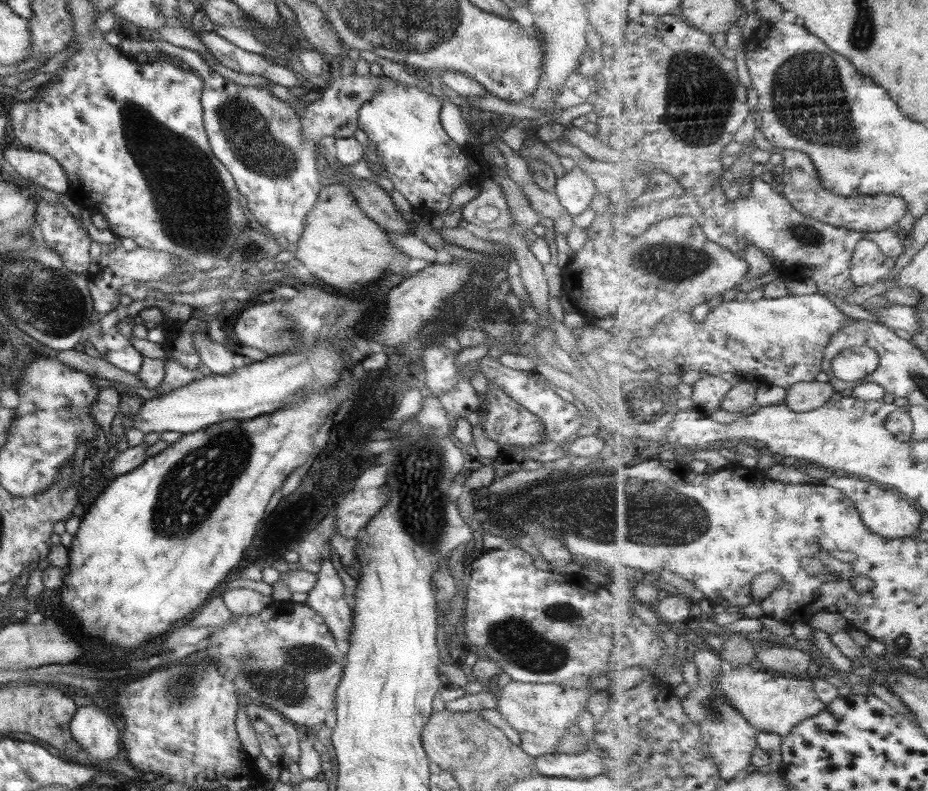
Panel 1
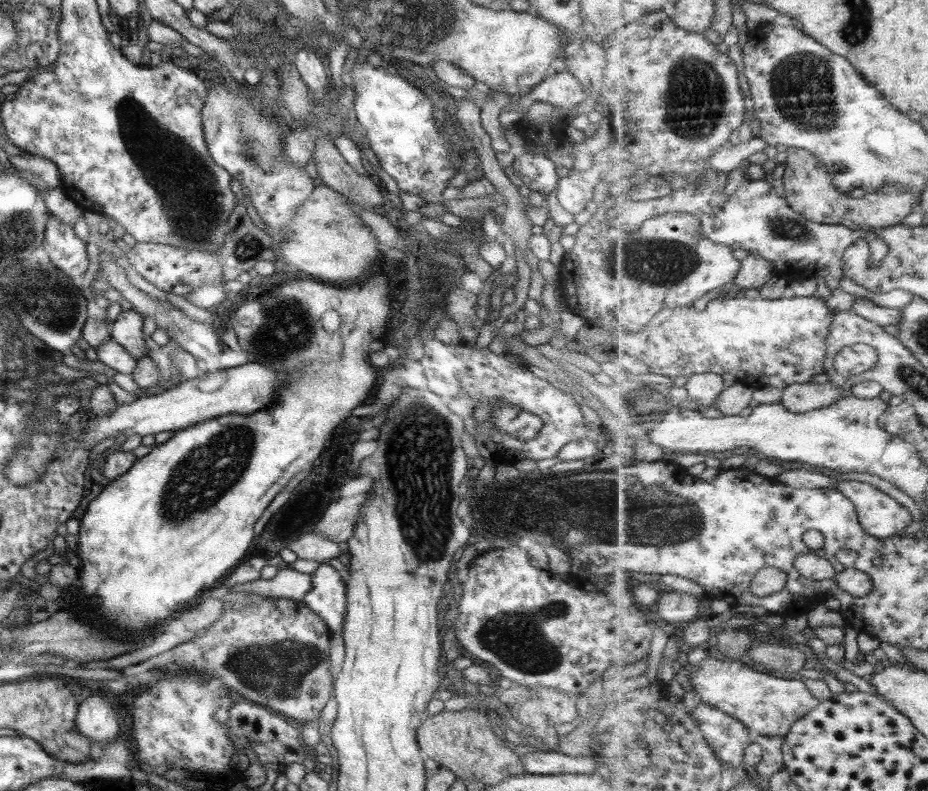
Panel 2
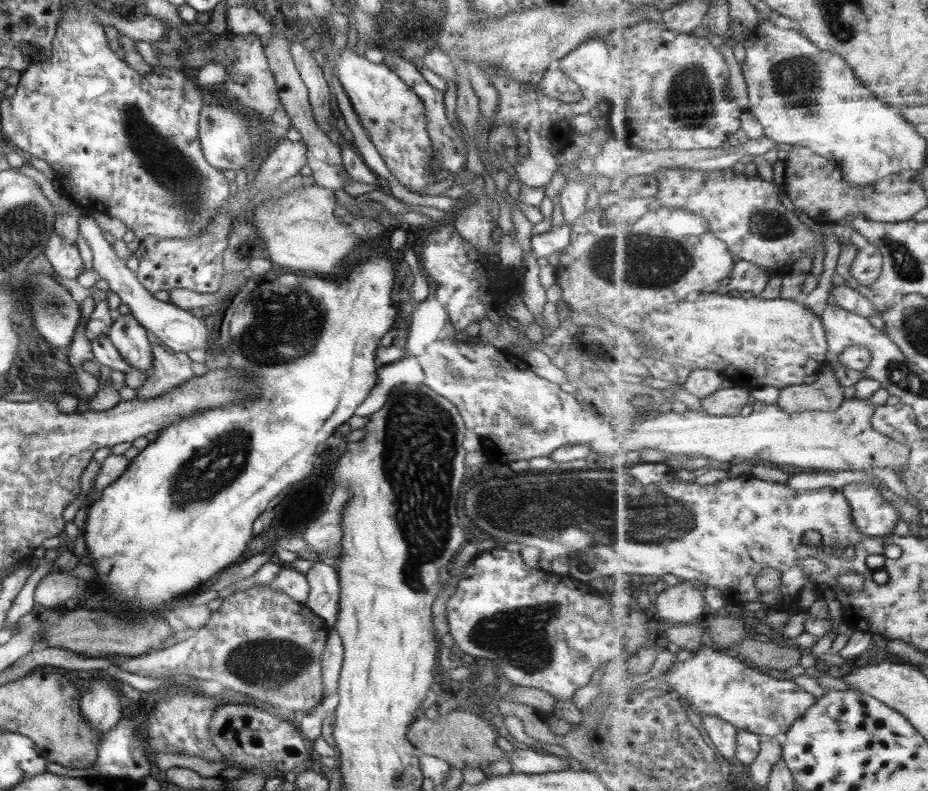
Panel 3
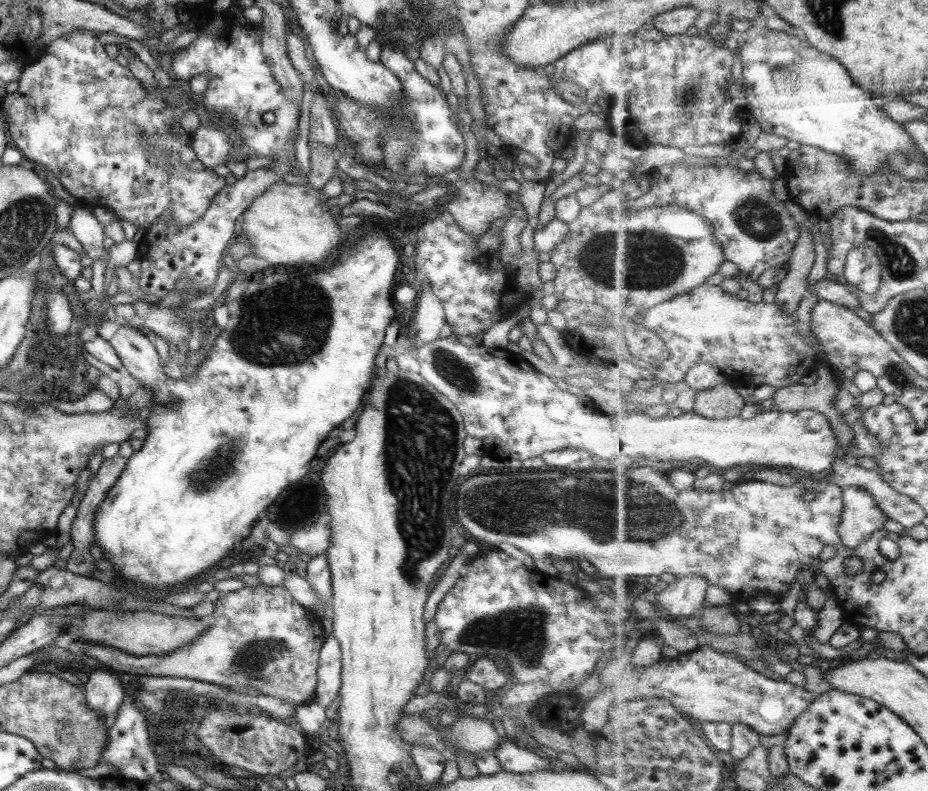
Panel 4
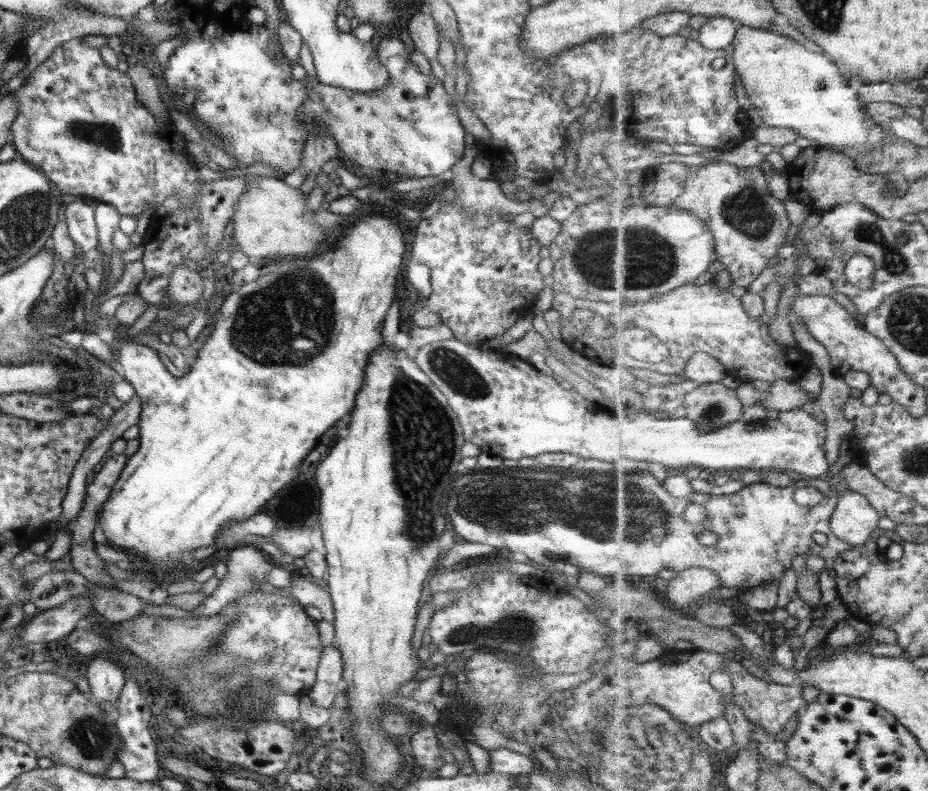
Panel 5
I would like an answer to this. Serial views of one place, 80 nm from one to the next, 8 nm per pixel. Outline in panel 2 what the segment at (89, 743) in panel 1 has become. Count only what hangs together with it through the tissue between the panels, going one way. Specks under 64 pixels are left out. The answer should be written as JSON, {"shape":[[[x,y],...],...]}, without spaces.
{"shape":[[[93,693],[78,704],[74,720],[80,735],[98,748],[104,747],[124,726],[115,718],[115,708],[109,702]]]}

